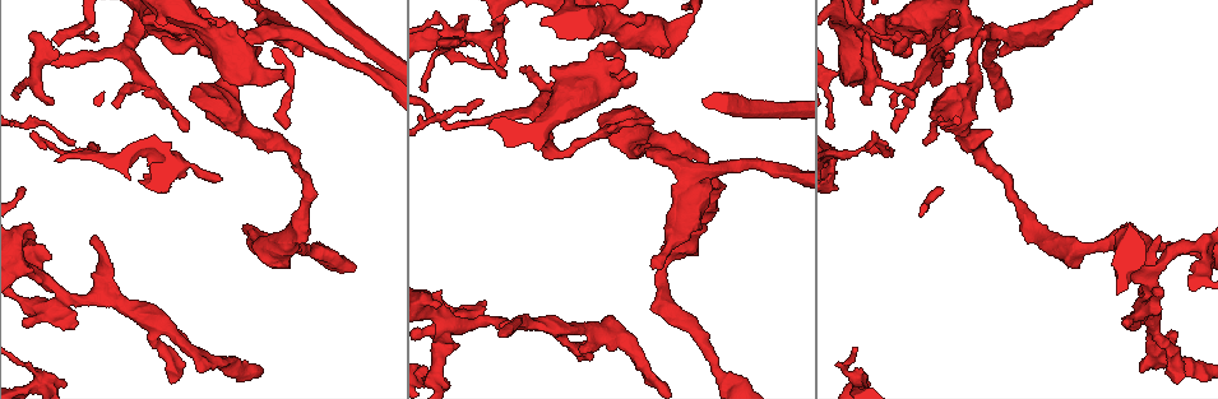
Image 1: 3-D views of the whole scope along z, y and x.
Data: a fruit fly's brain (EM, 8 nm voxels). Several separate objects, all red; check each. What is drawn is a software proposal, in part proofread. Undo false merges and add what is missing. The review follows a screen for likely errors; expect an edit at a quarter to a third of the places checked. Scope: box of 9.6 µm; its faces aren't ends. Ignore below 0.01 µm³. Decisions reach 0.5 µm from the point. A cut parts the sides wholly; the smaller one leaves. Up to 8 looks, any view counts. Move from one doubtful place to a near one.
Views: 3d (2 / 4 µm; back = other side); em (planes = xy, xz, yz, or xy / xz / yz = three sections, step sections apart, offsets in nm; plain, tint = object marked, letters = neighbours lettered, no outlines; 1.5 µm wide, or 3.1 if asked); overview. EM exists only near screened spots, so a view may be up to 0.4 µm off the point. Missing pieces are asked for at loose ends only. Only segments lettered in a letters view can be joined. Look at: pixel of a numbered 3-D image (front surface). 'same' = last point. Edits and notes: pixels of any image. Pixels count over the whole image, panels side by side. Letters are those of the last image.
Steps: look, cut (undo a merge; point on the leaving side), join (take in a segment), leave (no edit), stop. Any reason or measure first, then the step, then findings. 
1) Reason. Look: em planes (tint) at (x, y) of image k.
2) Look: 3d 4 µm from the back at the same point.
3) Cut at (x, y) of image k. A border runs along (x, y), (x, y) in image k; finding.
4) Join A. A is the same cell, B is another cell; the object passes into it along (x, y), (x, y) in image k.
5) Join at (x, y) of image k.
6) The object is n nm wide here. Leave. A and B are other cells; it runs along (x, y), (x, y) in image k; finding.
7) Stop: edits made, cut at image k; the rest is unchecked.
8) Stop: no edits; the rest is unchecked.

An open end. Look: 3d 4 µm at (76, 326) of image 1.

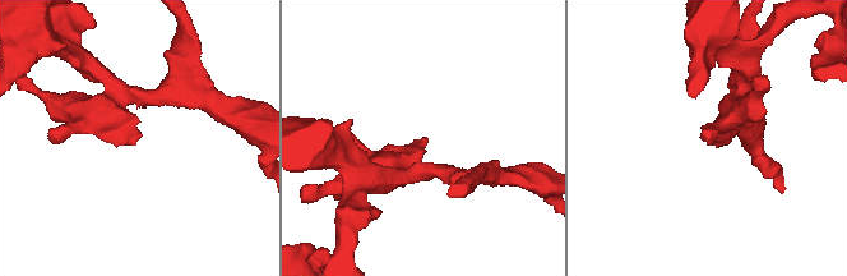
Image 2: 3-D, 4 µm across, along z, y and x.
Look: em planes (letters) at (427, 139) of image 2.

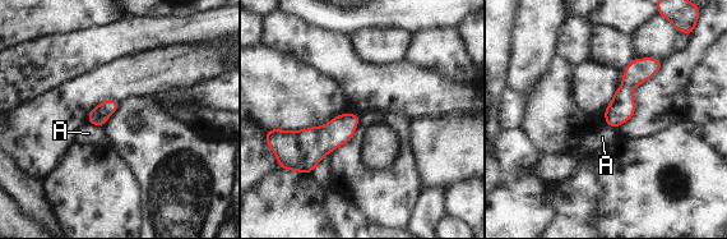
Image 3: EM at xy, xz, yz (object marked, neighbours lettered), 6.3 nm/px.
Leave. A is another cell; none of them fits.

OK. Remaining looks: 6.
Tapers out. Look: em planes (plain) at (444, 120) of image 1.

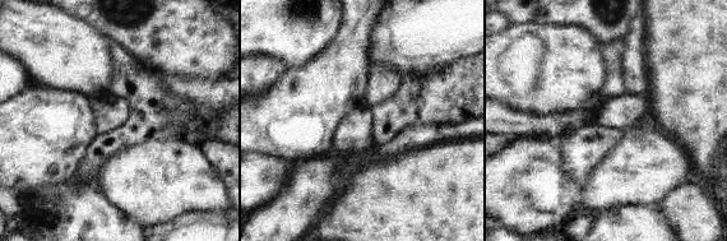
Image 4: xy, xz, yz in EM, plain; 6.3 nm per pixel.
See the neighbours. Look: em planes (letters) at the same point.

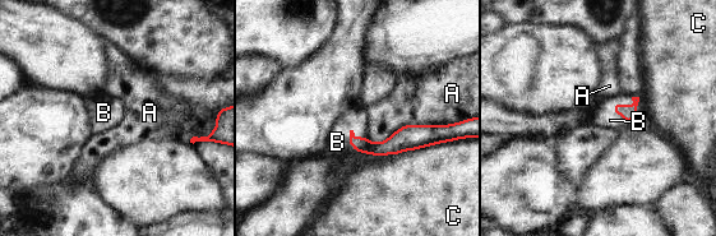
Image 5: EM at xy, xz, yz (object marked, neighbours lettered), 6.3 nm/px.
The object is 90 nm wide here. Join B. B is the same cell, A and C are other cells; the object passes into it along (619, 107), (614, 106), (601, 115) in image 5; it goes on there.

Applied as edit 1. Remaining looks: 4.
Long arm stops here. Look: em xz step 4 (plain) at (873, 133) of image 1.

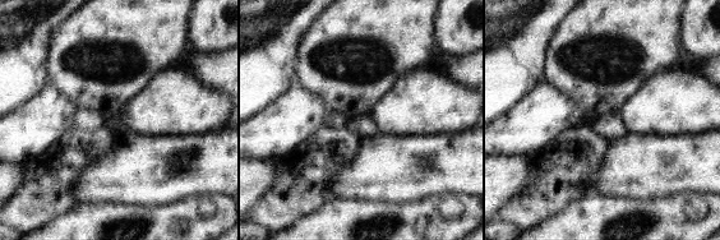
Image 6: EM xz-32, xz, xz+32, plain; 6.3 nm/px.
Look: em xz step 4 (letters) at the same point.

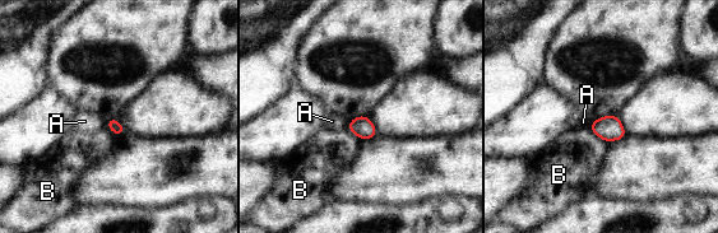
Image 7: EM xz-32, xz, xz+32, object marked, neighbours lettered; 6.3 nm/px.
The longest contact is with B, 160 nm. Leave. A and B are other cells; a border runs along (109, 120), (106, 126) in image 7; none of them fits.

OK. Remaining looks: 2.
Stop: edits made, join at image 5; the rest is unchecked.

